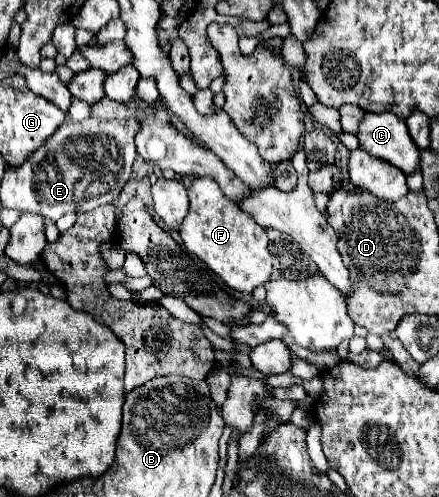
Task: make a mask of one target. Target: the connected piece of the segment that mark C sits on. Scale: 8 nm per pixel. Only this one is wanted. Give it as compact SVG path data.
M366 112L356 136L360 140L360 148L364 148L370 156L388 160L406 174L418 170L420 150L412 144L406 122L392 116L392 112Z

